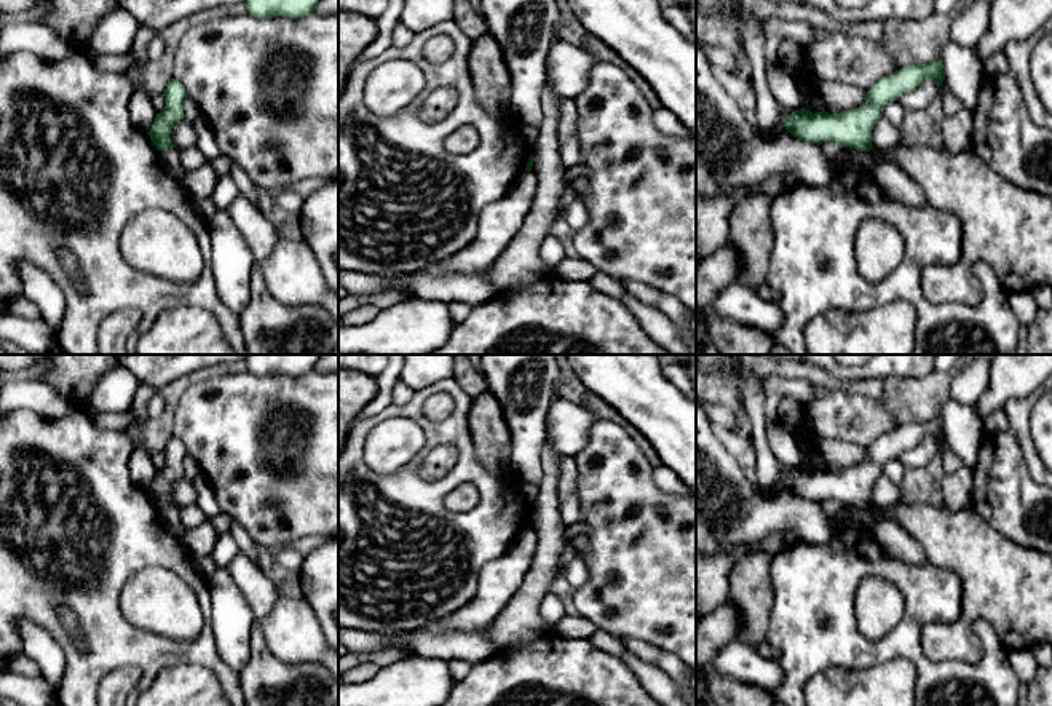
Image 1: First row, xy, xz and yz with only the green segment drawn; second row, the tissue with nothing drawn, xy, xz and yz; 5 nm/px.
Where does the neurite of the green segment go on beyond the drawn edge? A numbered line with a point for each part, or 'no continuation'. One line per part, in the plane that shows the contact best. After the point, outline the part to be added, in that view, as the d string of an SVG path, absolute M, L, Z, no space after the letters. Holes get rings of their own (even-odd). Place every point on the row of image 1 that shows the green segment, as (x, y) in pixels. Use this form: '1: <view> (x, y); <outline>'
no continuation

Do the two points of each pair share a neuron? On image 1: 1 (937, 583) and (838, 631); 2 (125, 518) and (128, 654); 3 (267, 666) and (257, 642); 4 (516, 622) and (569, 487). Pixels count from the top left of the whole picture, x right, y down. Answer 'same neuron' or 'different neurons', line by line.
1: same neuron
2: same neuron
3: same neuron
4: different neurons

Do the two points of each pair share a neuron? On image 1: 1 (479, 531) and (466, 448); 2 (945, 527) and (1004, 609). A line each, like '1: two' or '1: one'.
1: one
2: one

